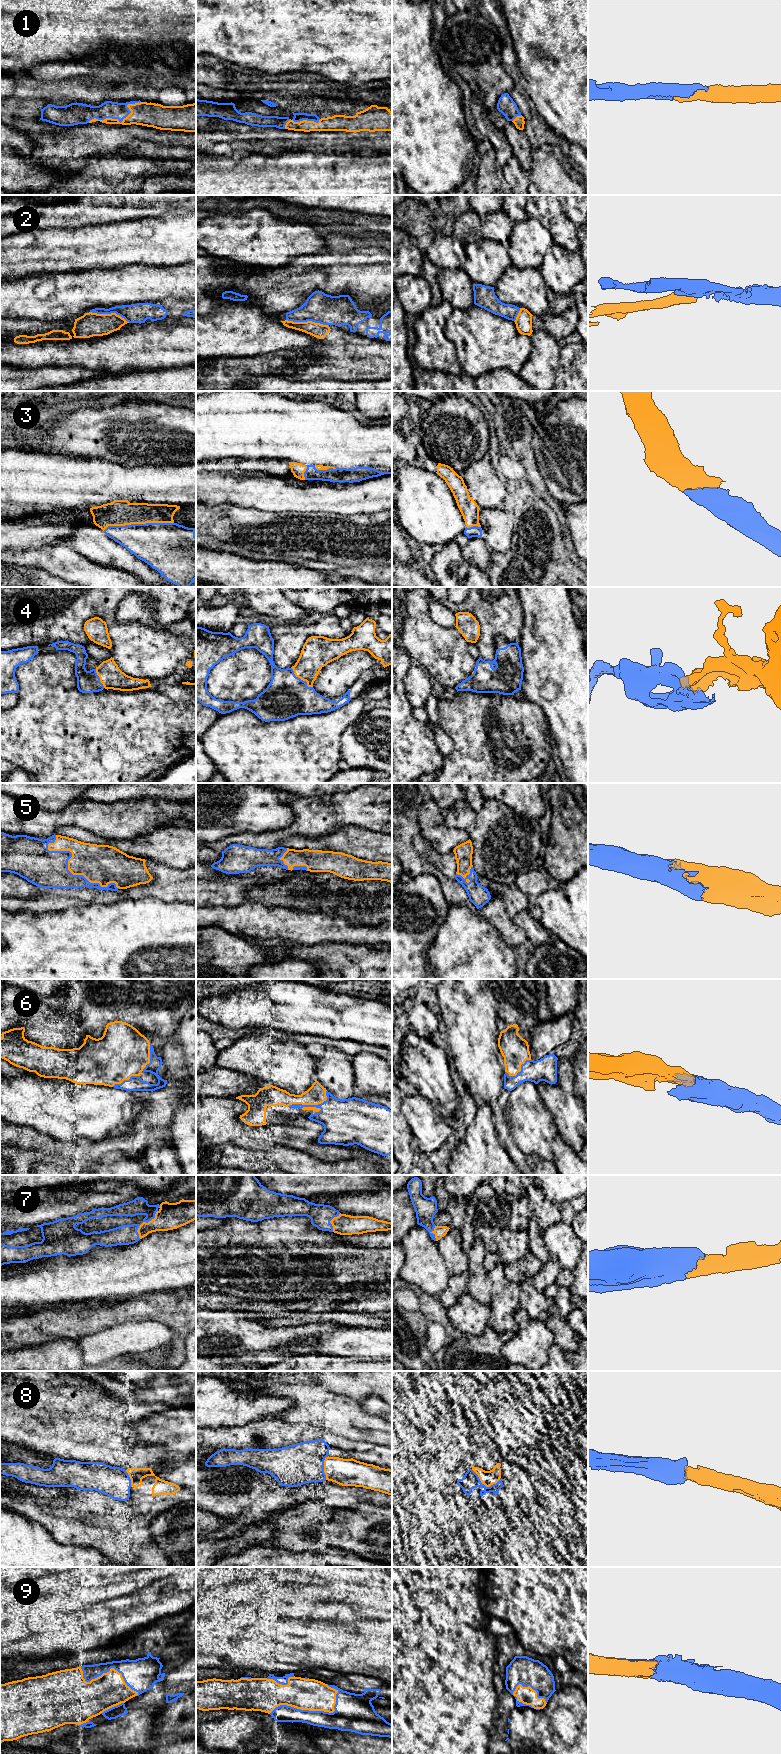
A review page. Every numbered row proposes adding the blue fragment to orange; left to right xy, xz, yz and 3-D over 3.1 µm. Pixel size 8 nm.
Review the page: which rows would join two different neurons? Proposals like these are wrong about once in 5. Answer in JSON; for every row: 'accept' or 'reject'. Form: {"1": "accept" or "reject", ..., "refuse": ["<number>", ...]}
{"1": "accept", "2": "reject", "3": "accept", "4": "accept", "5": "accept", "6": "accept", "7": "accept", "8": "accept", "9": "accept", "refuse": ["2"]}

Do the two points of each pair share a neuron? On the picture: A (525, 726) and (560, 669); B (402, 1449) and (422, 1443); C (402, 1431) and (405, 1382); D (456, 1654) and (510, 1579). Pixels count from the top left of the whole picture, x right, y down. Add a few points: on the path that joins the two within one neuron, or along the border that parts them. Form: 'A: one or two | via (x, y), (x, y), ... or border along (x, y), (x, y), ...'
A: two | border along (525, 697), (542, 710), (545, 723), (548, 726)
B: one | via (407, 1444), (417, 1443)
C: two | border along (402, 1413), (410, 1422), (422, 1429)
D: two | border along (486, 1611), (489, 1615)

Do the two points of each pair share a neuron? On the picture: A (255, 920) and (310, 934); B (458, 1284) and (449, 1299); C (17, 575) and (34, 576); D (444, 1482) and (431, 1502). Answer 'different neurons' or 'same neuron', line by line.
A: same neuron
B: same neuron
C: same neuron
D: different neurons

